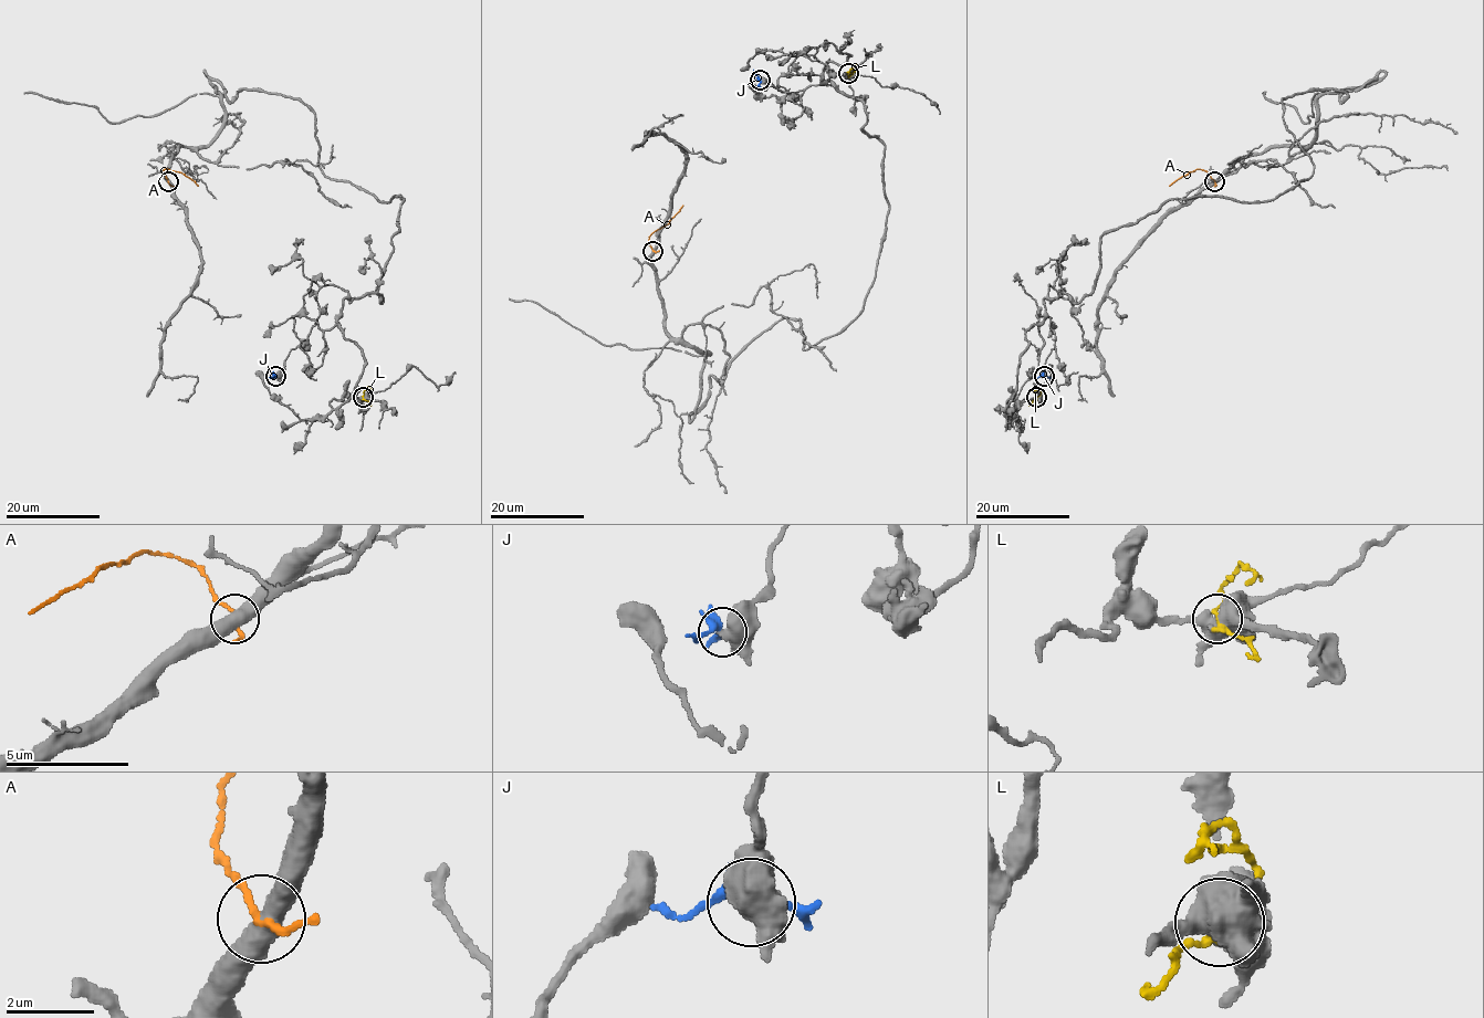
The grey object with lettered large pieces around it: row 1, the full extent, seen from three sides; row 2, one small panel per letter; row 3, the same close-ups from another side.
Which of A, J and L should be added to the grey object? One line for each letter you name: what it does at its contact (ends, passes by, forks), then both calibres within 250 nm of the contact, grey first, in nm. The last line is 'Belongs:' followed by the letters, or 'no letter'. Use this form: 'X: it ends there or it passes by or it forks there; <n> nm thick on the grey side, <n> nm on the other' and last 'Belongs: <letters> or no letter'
L: it passes by; 500 nm thick on the grey side, 160 nm on the other
Belongs: L

